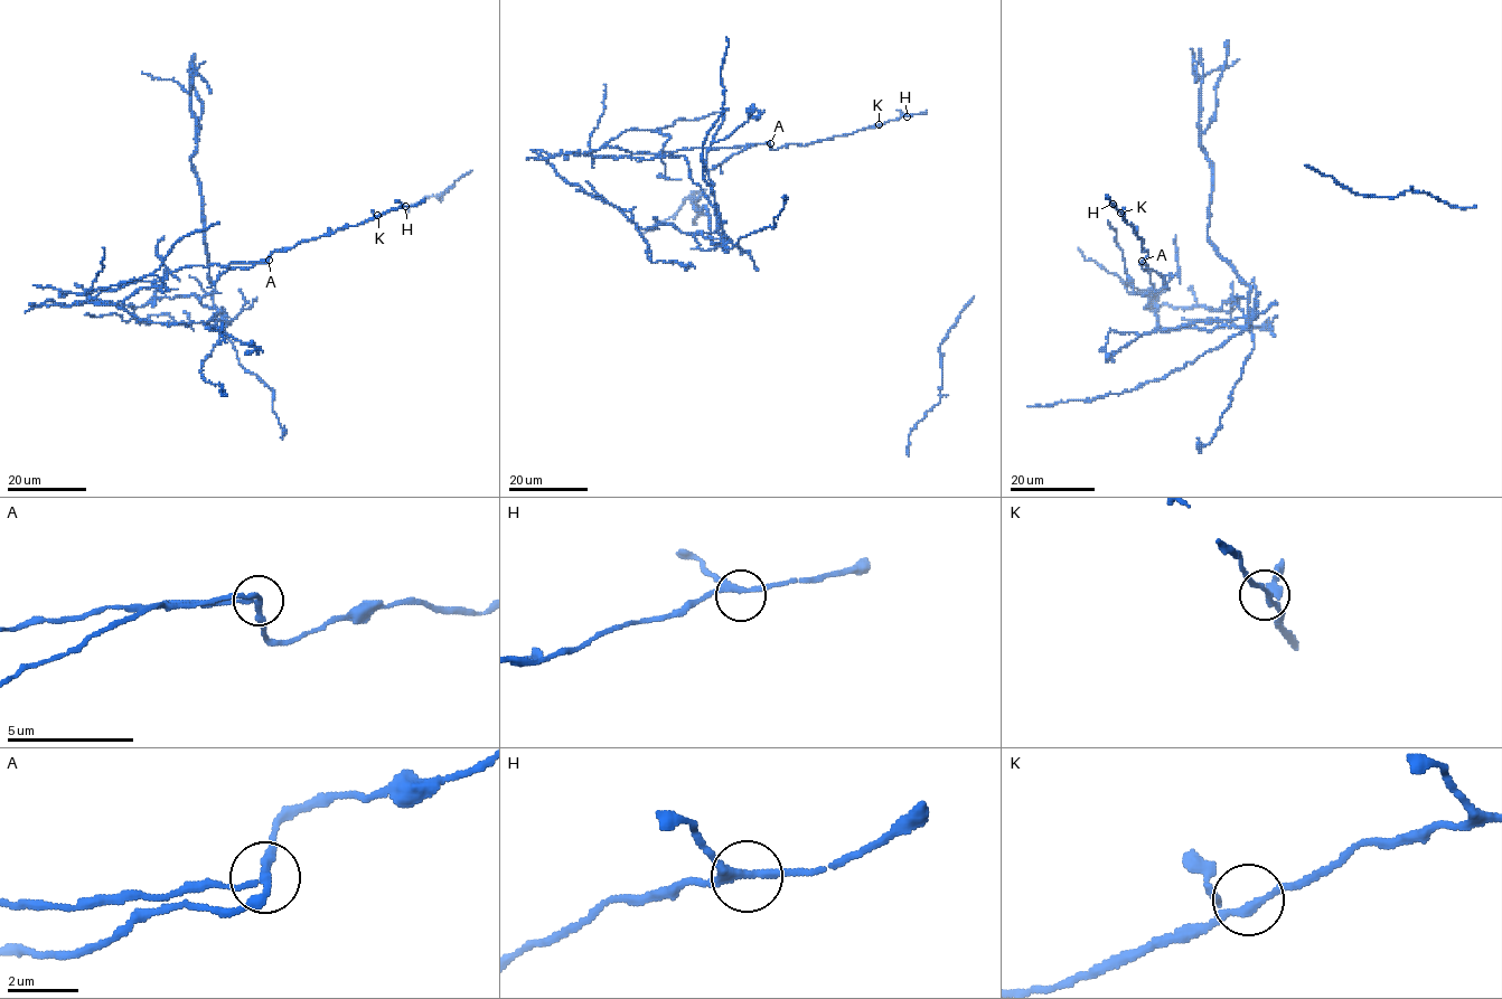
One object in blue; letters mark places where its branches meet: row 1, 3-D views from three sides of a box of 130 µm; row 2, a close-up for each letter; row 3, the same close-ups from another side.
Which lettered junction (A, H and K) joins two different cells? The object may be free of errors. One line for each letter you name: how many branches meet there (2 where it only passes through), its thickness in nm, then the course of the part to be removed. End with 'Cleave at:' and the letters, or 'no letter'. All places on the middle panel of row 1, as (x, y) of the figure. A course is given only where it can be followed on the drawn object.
A: branches 3; calibre 190 nm; course (770, 143), (597, 156), (683, 156), (729, 241), (715, 245), (698, 198), (644, 235)
Cleave at: A

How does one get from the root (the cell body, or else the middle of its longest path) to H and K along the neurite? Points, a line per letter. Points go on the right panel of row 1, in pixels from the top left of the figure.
H: (1145, 266), (1145, 270), (1142, 261), (1148, 252), (1142, 248), (1143, 239), (1113, 204)
K: (1145, 266), (1145, 270), (1142, 261), (1148, 252), (1142, 248), (1143, 239), (1120, 213)

